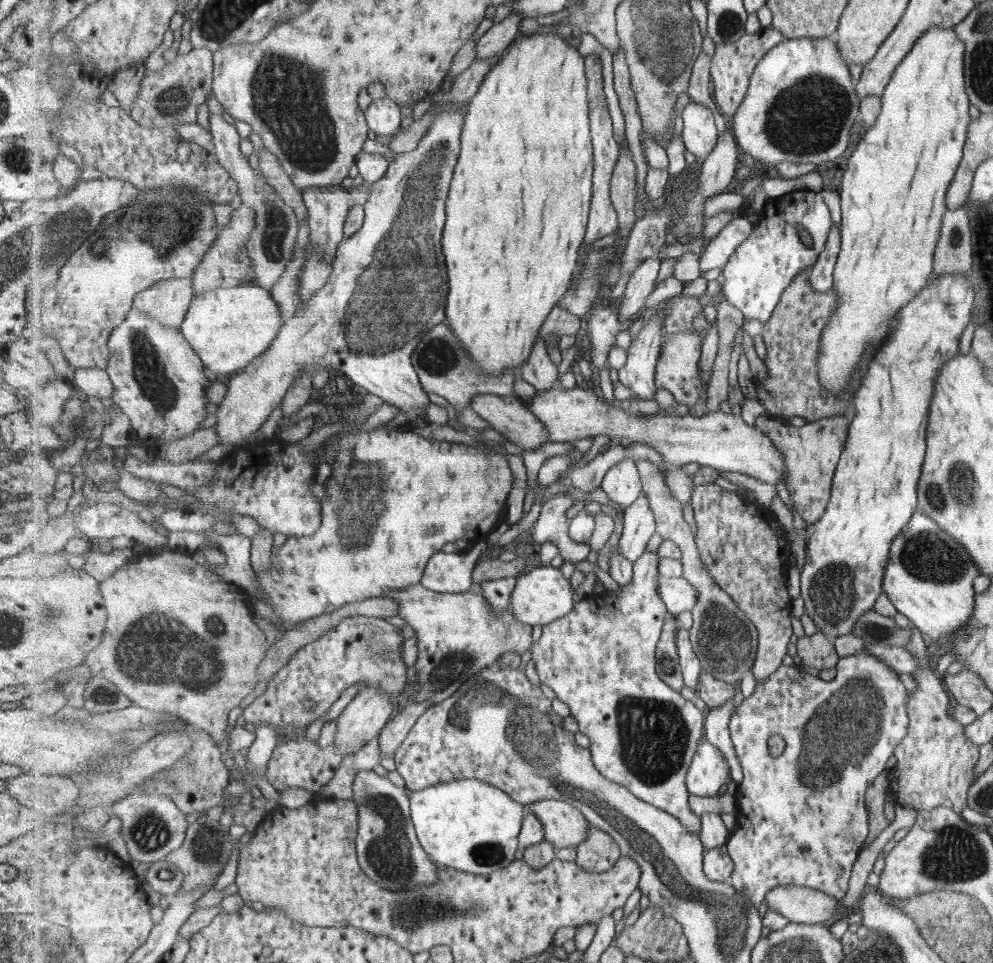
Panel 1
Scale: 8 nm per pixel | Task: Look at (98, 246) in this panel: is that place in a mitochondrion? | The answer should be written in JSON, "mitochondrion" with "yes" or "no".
{"mitochondrion":"yes"}

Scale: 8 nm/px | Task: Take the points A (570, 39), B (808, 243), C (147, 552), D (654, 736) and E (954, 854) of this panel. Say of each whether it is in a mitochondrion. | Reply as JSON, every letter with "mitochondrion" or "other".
{"A":"other","B":"other","C":"other","D":"mitochondrion","E":"mitochondrion"}

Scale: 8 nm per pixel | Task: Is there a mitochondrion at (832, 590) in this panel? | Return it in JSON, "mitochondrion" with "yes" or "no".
{"mitochondrion":"yes"}

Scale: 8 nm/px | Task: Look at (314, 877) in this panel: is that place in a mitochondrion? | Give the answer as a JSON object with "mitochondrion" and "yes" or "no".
{"mitochondrion":"no"}

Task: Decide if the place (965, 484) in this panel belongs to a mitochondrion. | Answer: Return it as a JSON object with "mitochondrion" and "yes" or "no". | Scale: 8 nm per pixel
{"mitochondrion":"yes"}

